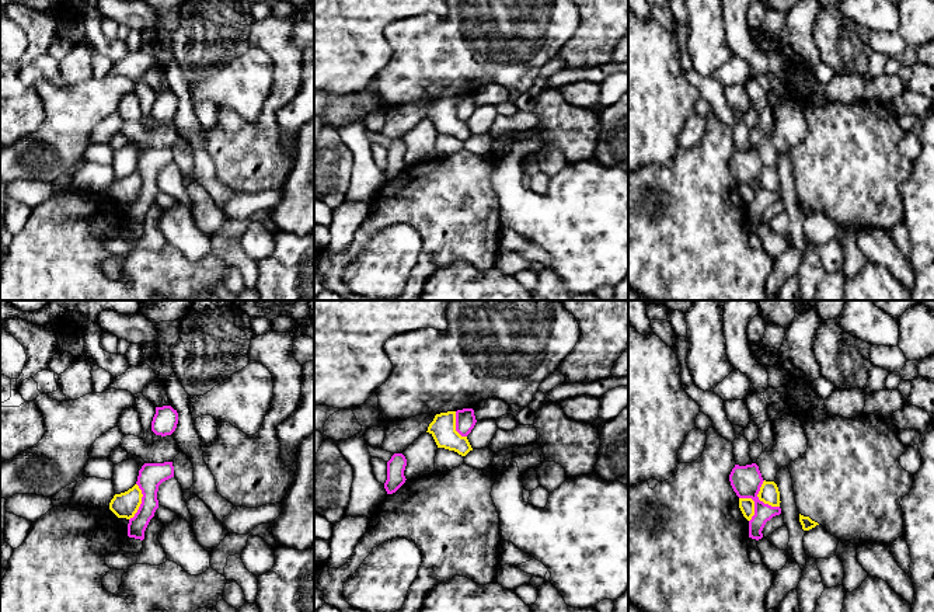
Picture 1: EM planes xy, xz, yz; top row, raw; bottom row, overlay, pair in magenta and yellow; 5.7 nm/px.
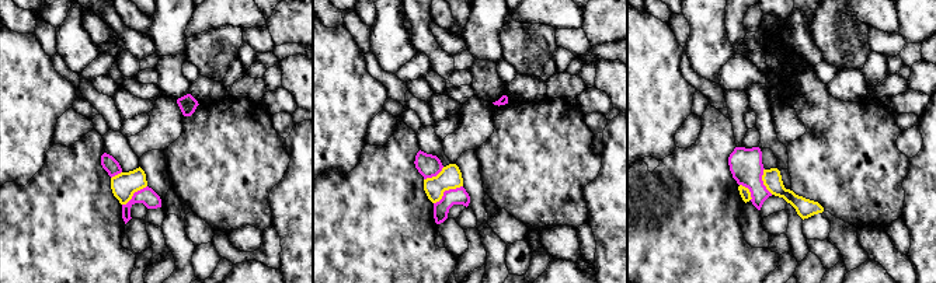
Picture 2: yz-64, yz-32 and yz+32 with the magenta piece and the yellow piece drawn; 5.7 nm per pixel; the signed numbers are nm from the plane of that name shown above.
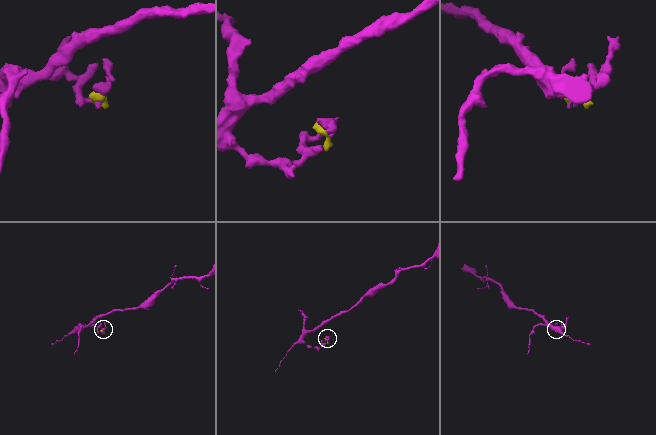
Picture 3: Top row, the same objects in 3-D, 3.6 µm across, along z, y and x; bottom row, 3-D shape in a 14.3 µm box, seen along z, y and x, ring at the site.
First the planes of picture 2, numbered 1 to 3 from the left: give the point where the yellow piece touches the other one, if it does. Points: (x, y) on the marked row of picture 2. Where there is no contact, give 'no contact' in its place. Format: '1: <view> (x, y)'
1: yz-64 (134, 194)
2: yz-32 (446, 191)
3: yz+32 (762, 181)

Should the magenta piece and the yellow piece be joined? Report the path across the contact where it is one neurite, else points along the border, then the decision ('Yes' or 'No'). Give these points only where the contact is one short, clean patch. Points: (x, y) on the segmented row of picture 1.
Boundary: yz (763, 480), (757, 497), (765, 503), (779, 507). No

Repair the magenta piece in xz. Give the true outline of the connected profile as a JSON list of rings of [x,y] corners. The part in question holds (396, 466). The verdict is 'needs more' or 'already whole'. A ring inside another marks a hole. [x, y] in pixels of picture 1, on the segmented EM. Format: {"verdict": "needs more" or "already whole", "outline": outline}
{"verdict": "already whole", "outline": [[[394,453],[387,462],[387,480],[384,483],[387,494],[395,493],[405,483],[405,466],[407,459],[402,453]]]}

